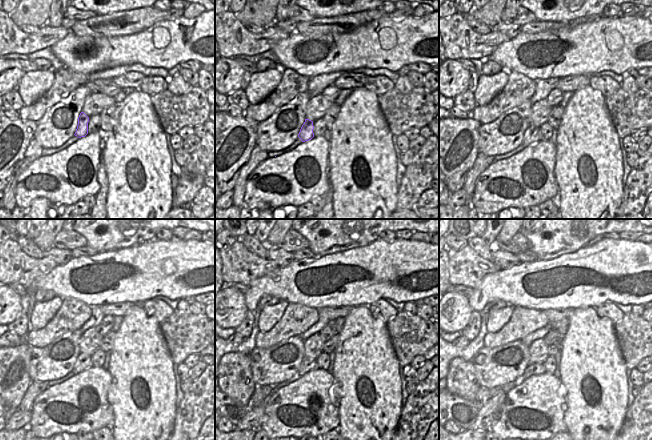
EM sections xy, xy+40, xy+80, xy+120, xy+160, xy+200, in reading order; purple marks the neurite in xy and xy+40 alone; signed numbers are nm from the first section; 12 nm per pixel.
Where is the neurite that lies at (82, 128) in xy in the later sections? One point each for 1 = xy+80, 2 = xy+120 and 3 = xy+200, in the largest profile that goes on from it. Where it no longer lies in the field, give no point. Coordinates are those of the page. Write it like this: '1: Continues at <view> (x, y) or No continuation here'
1: Continues at xy+80 (531, 137)
2: Continues at xy+120 (83, 362)
3: Continues at xy+200 (533, 369)

